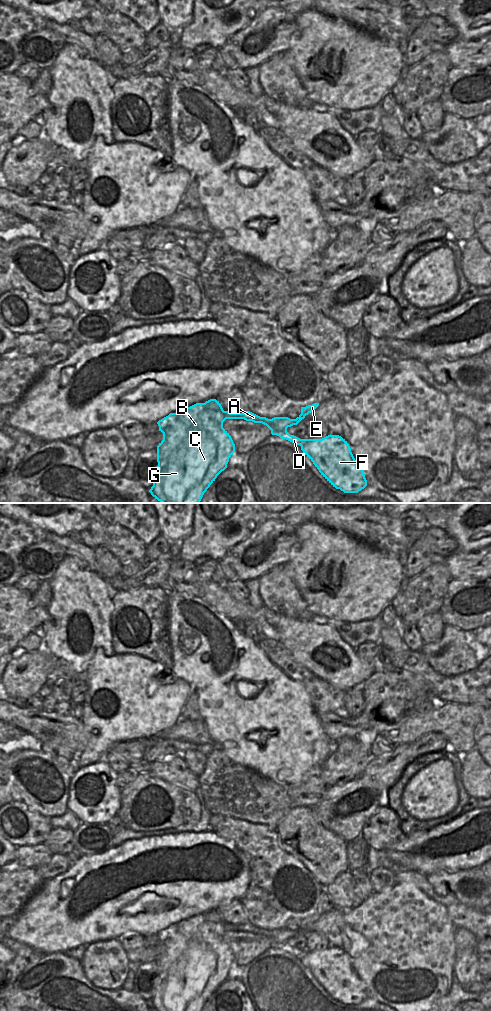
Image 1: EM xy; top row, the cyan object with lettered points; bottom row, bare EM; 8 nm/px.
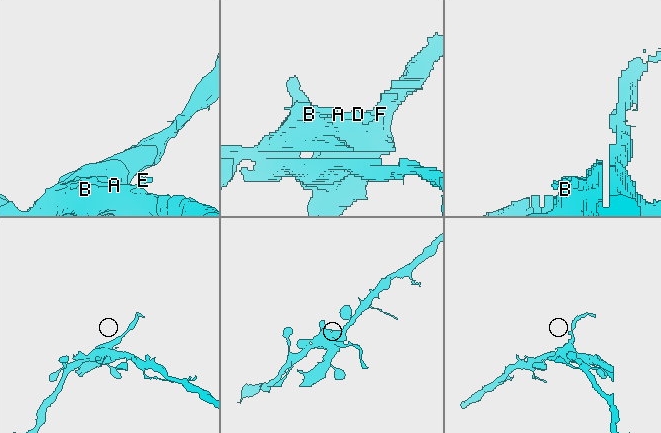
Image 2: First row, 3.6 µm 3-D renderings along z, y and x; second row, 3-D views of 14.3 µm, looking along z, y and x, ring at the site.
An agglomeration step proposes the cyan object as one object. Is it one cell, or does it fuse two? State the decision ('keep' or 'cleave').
cleave

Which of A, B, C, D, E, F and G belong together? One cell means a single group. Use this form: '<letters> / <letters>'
A D E F / B C G

